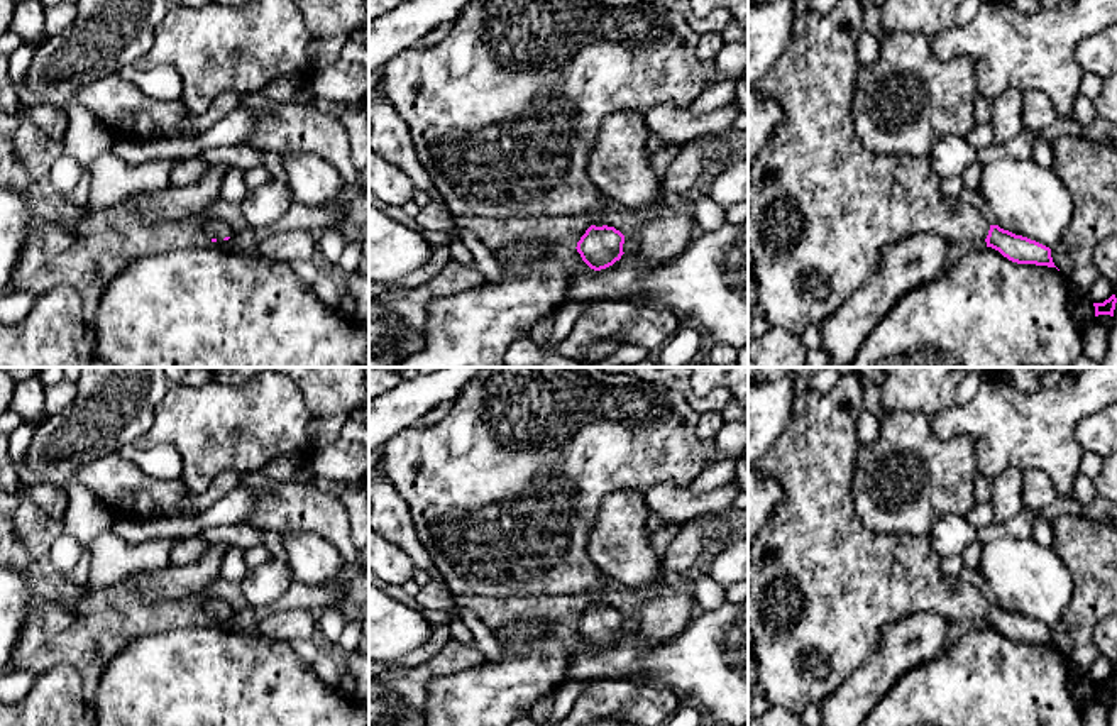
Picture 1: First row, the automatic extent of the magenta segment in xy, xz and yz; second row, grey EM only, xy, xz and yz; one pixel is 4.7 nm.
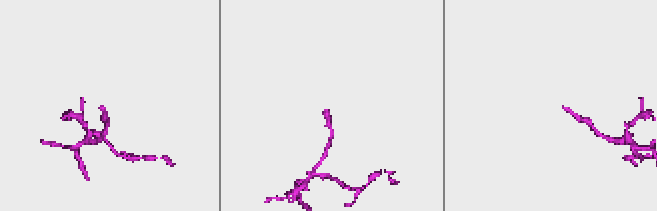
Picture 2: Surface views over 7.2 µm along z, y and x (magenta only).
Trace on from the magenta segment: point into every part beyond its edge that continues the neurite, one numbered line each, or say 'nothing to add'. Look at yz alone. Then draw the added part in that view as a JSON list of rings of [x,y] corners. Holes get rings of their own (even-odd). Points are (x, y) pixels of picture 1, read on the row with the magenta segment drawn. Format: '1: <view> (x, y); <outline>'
1: yz (821, 207); [[[839,0],[826,15],[812,10],[795,17],[792,41],[773,64],[772,71],[757,86],[765,98],[773,98],[784,108],[784,118],[768,137],[753,164],[748,168],[748,254],[751,256],[753,276],[758,286],[758,310],[763,311],[770,327],[782,327],[802,335],[809,325],[824,323],[865,281],[880,267],[883,249],[912,235],[941,235],[948,247],[961,242],[985,240],[990,223],[960,198],[949,198],[941,191],[941,178],[931,166],[931,156],[890,154],[880,156],[868,151],[860,140],[853,124],[853,95],[861,63],[856,58],[858,37],[865,32],[863,5],[860,0]]]

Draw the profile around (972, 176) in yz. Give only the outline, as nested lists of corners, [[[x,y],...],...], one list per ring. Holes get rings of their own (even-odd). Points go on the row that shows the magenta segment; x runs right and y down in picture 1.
[[[973,162],[963,174],[961,174],[961,181],[965,188],[970,190],[978,190],[980,188],[980,181],[982,181],[982,169],[983,164],[982,162]]]

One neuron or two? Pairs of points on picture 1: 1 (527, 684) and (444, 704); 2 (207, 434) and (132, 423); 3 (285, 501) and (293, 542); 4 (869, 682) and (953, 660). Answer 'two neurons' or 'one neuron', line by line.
1: one neuron
2: two neurons
3: two neurons
4: two neurons

